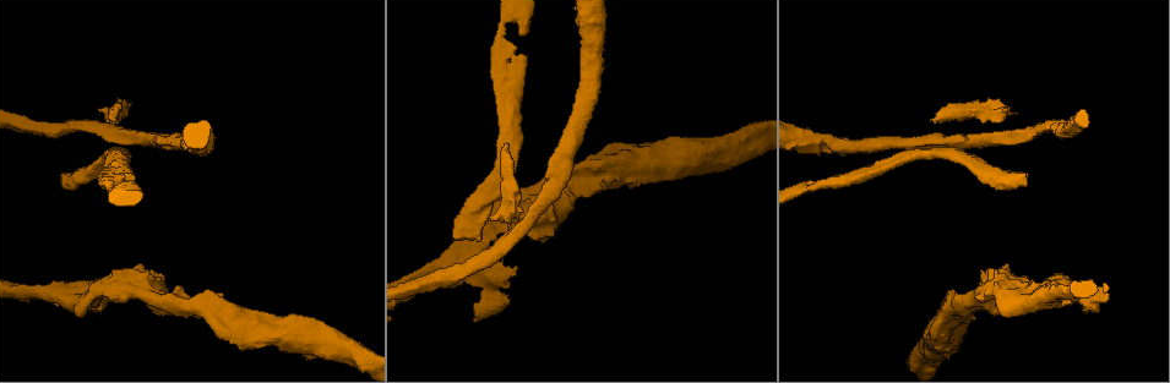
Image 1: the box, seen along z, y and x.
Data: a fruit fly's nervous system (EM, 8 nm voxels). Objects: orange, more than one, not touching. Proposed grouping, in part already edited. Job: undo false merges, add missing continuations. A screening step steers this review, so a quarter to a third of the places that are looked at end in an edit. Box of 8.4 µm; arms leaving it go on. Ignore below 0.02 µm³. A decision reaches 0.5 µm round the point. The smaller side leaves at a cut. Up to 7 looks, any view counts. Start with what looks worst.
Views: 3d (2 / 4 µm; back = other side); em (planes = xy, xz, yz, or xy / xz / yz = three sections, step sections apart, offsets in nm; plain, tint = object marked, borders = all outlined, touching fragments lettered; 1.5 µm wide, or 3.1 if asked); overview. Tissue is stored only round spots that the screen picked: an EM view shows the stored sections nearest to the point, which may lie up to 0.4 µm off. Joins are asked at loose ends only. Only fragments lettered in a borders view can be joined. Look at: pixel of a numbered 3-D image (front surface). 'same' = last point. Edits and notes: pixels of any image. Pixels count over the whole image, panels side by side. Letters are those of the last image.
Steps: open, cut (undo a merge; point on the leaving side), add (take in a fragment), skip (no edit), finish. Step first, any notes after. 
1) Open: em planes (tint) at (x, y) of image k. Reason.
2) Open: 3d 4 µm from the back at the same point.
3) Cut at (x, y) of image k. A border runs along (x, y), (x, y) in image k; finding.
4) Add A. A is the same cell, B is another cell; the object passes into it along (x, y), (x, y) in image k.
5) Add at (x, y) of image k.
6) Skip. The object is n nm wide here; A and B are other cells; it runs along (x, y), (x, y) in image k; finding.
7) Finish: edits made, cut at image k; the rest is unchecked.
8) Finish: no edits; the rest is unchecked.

Open: 3d 2 µm at (116, 122) of image 1.

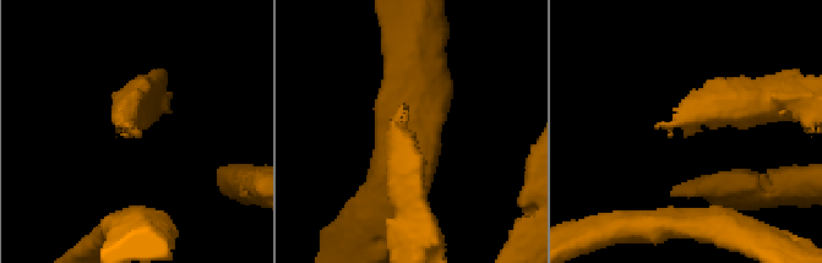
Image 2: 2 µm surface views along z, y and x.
Open: em planes (borders) at (658, 128) of image 2. Need the tissue.

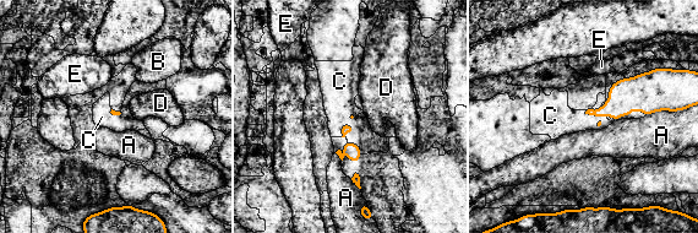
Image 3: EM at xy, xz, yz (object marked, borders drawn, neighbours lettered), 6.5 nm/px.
Add C. C is the same cell, A, B, D and E are other cells; the cell continues.

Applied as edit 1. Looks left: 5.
Open: 3d 2 µm at (525, 55) of image 1.

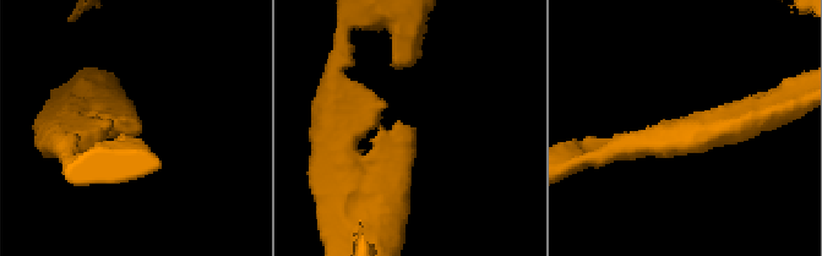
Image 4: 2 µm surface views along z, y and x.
Open: em 3.1 µm xz step 16 (tint) at (140, 128) of image 4. Shape alone is not enough.

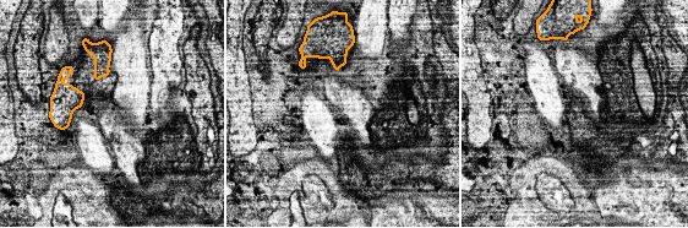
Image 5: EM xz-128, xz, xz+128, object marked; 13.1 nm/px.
Open: em 3.1 µm planes (borders) at the same point.

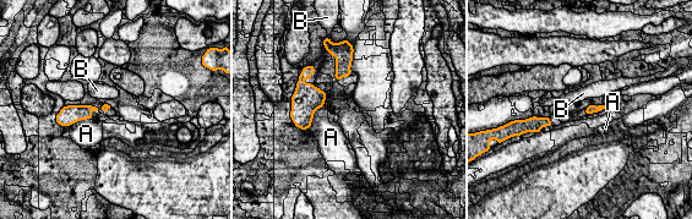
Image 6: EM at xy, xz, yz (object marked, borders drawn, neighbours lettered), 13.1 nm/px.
Skip. A and B are other cells; a border runs along (326, 99), (315, 110), (309, 127) in image 6; none of them fits.

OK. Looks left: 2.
Finish: edits made, add at image 3; the rest is unchecked.

